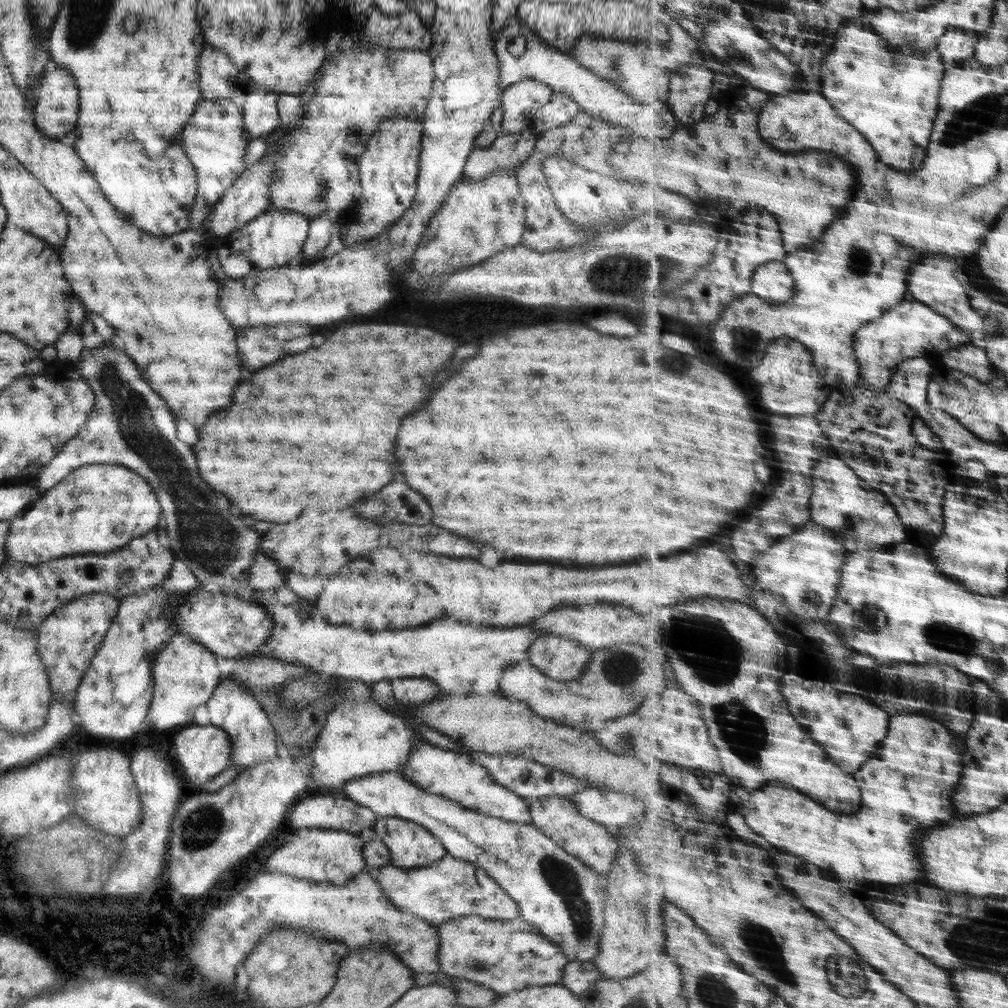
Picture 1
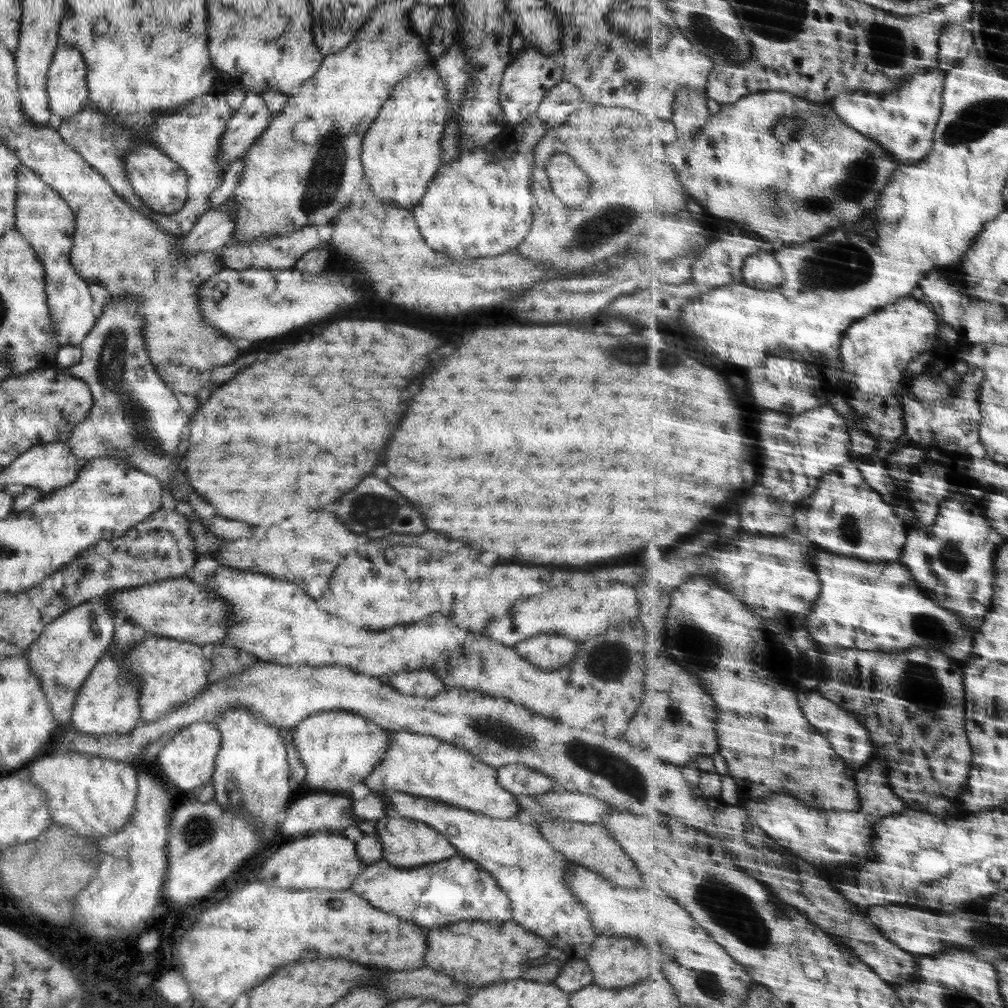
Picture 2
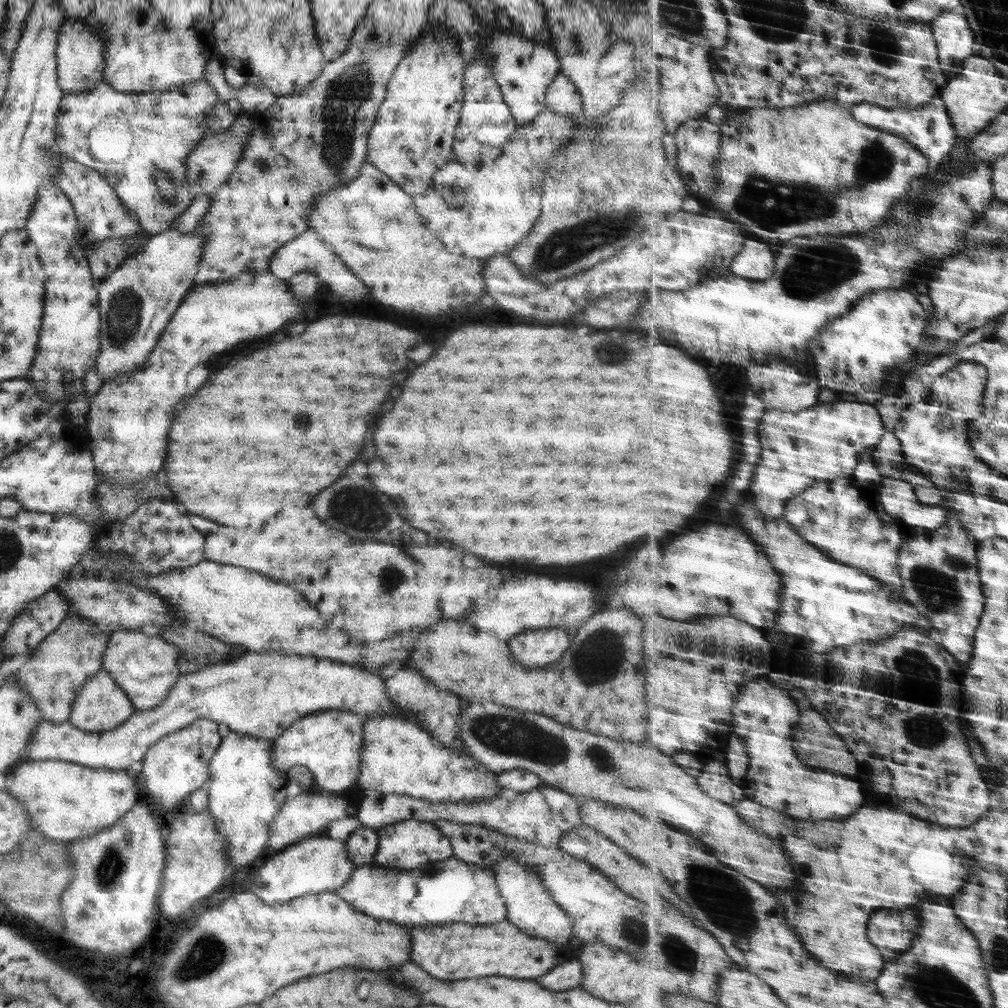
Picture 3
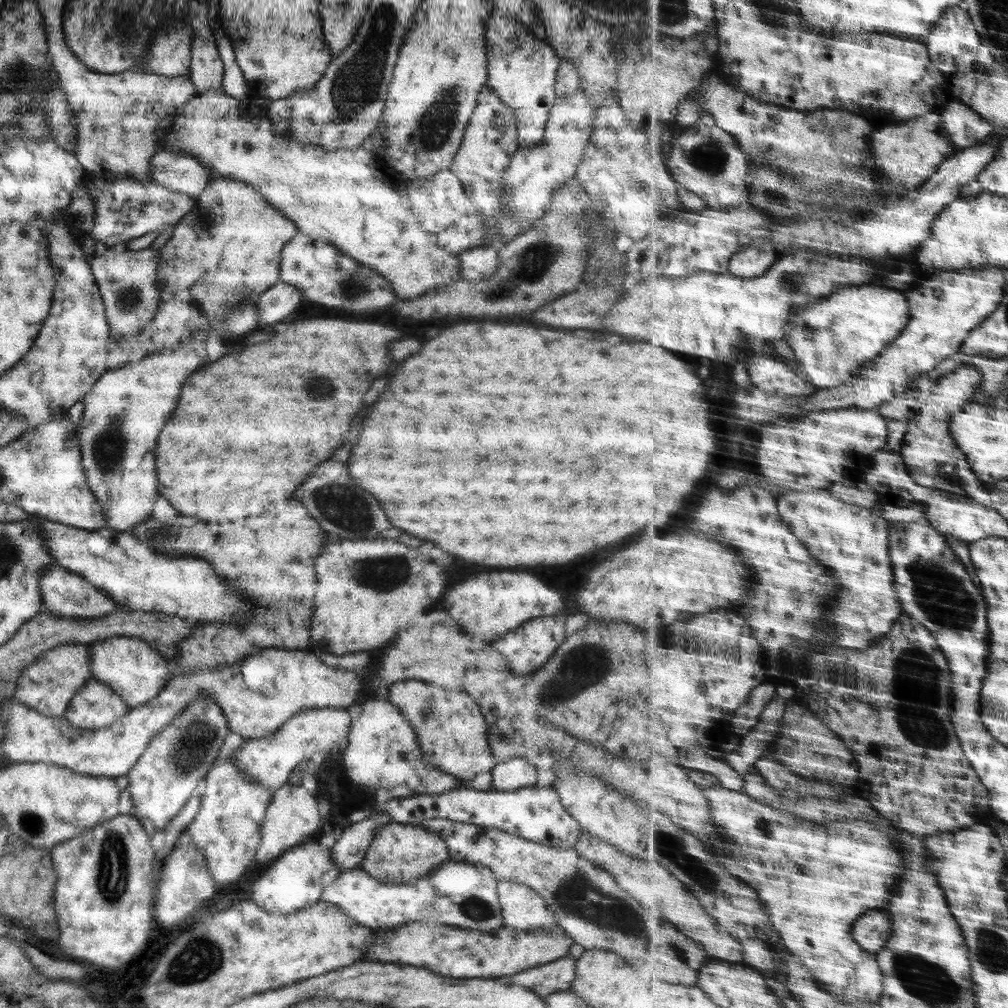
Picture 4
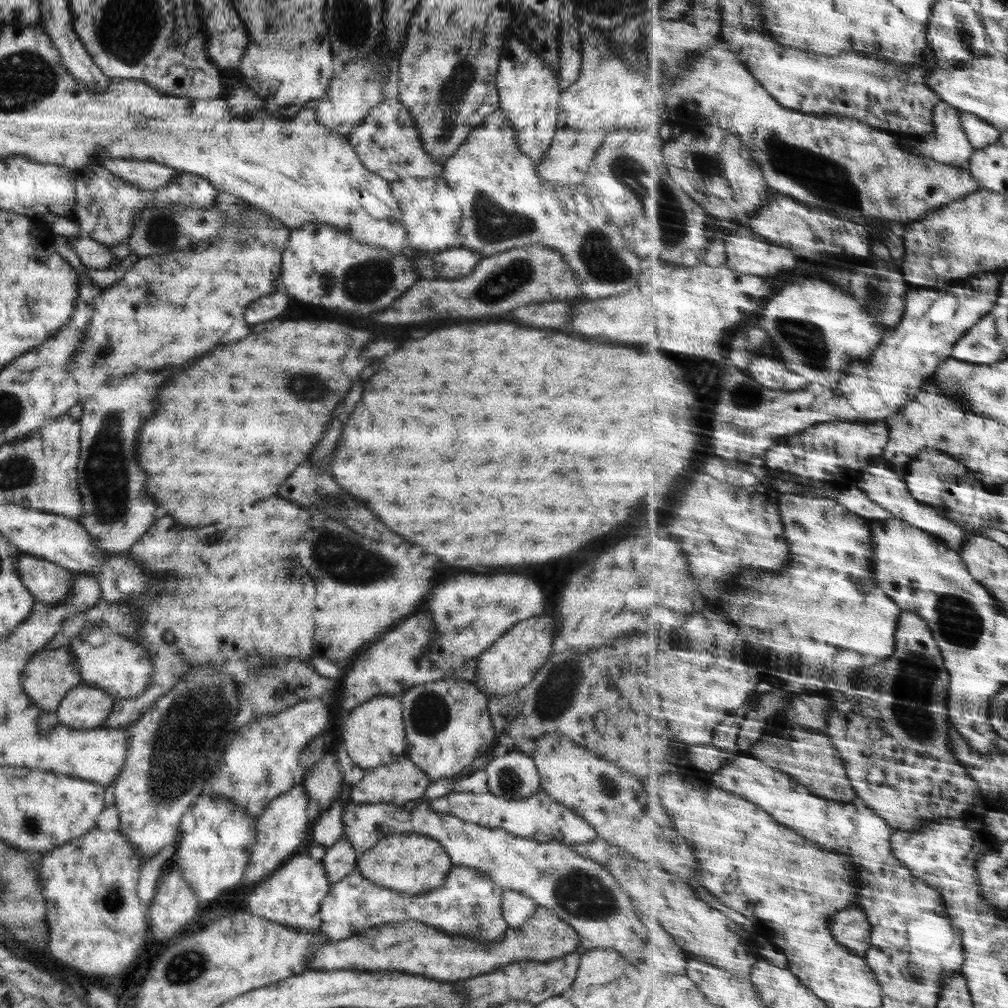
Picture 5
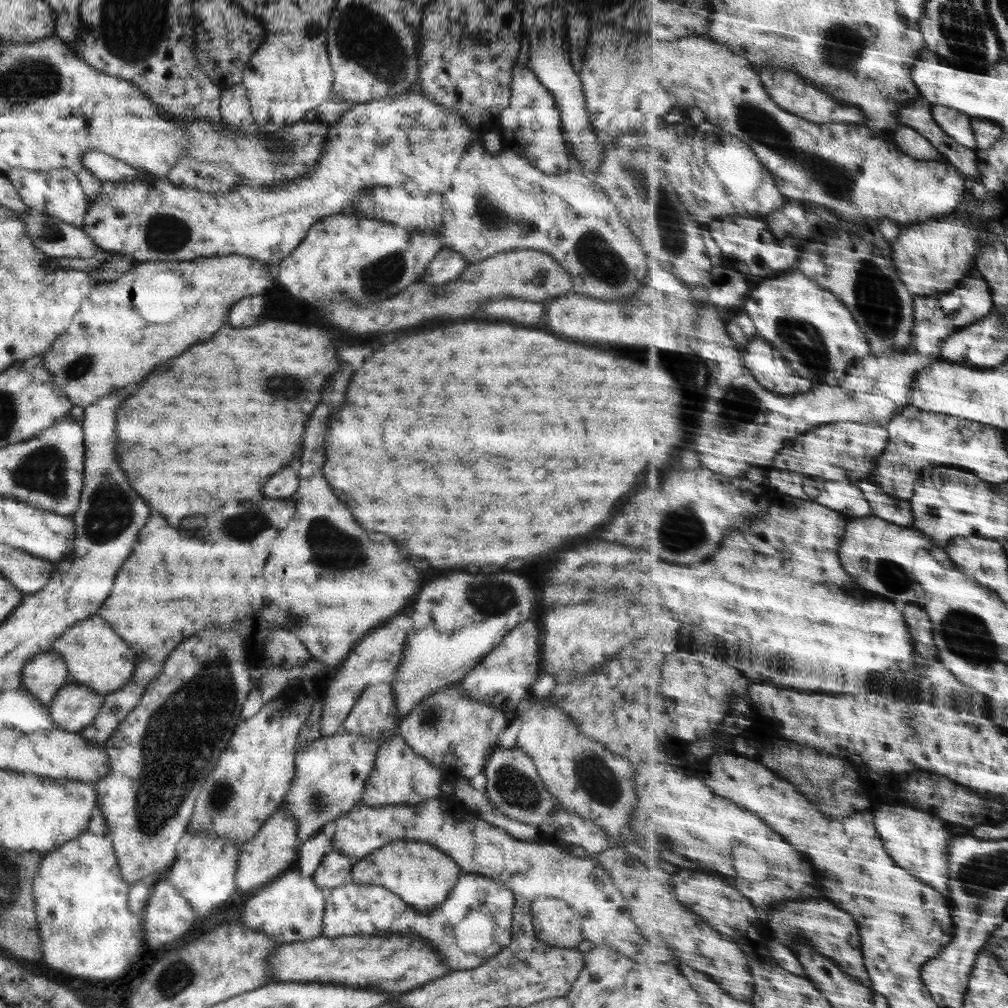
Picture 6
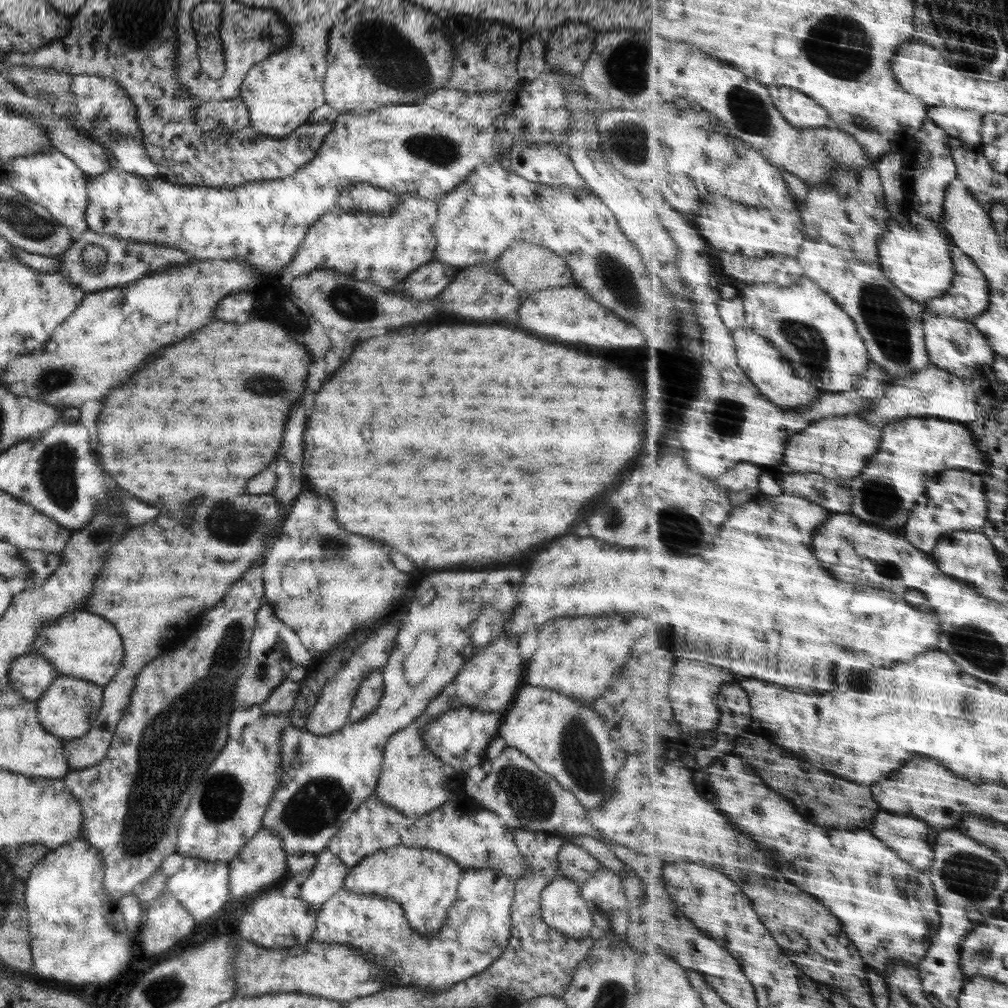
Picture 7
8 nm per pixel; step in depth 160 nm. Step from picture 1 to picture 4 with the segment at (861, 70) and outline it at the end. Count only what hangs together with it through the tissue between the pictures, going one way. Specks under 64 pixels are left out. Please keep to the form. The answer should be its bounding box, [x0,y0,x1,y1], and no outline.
[941,100,996,148]

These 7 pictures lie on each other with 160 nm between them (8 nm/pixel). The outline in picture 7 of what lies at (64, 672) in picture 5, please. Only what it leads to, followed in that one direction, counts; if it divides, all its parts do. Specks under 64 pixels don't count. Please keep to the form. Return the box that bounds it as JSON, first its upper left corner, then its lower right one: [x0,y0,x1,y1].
[8,653,57,701]

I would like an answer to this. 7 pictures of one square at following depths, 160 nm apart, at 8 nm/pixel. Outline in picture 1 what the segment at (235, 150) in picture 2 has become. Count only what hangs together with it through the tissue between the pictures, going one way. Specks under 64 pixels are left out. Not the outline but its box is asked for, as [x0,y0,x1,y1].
[240,87,278,140]

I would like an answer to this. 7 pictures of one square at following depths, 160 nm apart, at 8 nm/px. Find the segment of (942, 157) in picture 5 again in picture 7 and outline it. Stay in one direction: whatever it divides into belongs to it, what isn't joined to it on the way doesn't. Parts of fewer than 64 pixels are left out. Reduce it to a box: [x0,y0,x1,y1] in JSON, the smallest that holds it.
[928,105,985,147]

